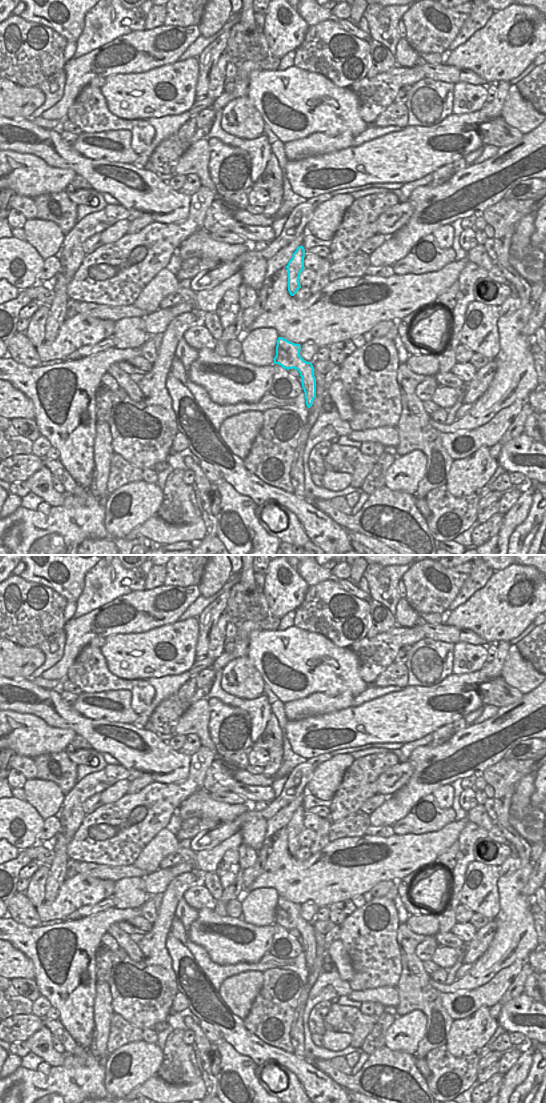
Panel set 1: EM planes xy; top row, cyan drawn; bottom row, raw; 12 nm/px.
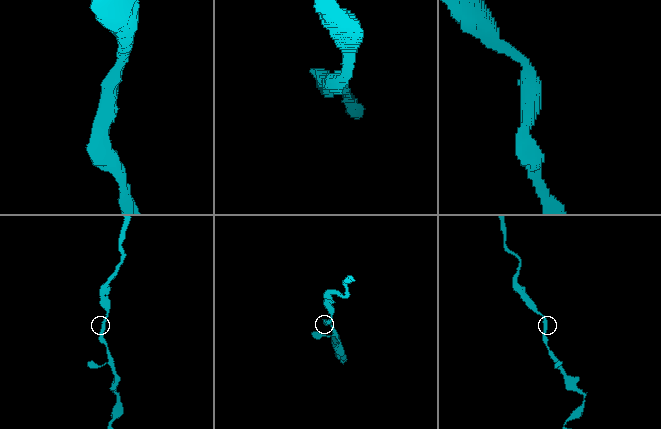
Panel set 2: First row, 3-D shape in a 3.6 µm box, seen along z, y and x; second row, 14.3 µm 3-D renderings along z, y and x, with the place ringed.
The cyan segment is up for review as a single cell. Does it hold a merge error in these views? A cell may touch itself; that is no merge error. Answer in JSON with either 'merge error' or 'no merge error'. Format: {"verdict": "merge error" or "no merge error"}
{"verdict": "no merge error"}

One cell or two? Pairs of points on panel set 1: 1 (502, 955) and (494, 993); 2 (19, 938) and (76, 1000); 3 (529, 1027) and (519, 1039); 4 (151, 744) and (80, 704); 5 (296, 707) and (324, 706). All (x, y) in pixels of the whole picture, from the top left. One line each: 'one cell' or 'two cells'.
1: two cells
2: one cell
3: two cells
4: two cells
5: one cell

